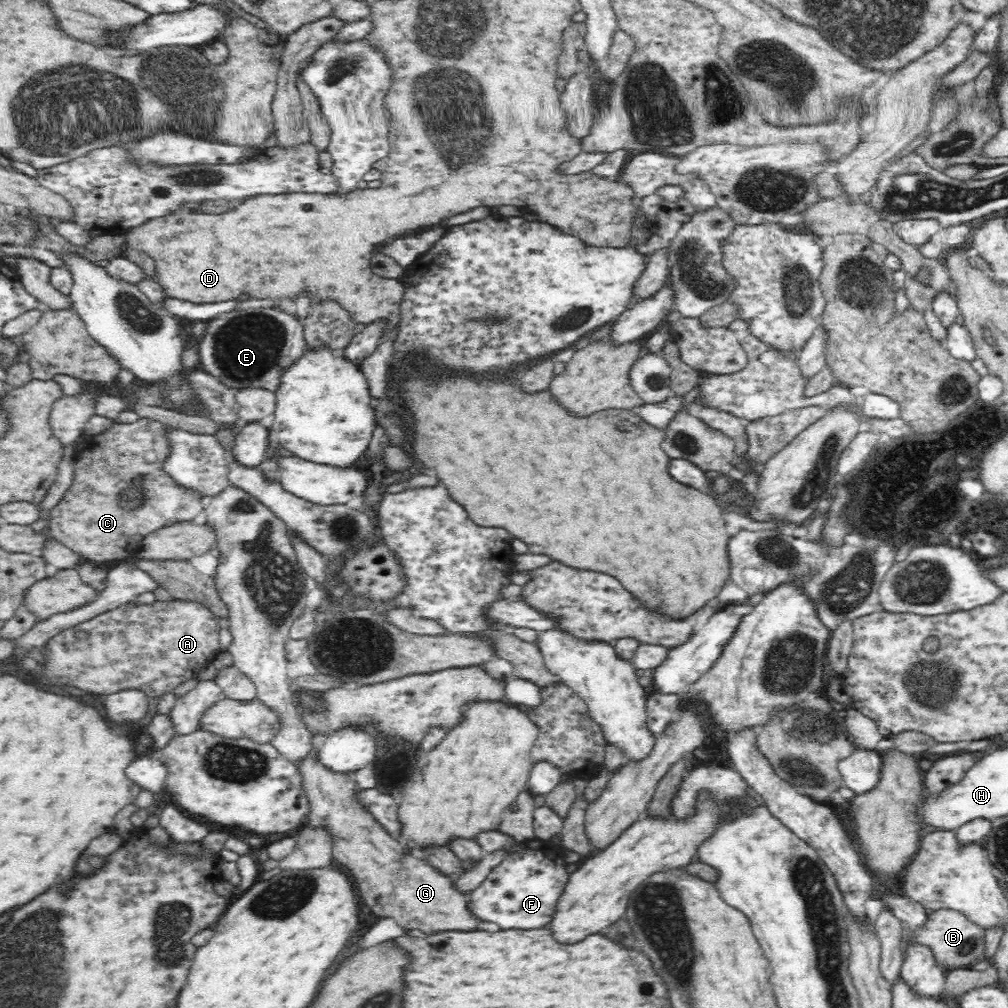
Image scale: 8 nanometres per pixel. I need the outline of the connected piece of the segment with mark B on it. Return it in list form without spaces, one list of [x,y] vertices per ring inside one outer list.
[[[940,909],[934,911],[922,926],[912,927],[912,934],[906,942],[902,942],[902,948],[908,945],[928,945],[934,959],[942,970],[949,972],[958,968],[970,968],[982,959],[984,954],[985,932],[980,925],[974,923],[964,913],[954,909]]]

